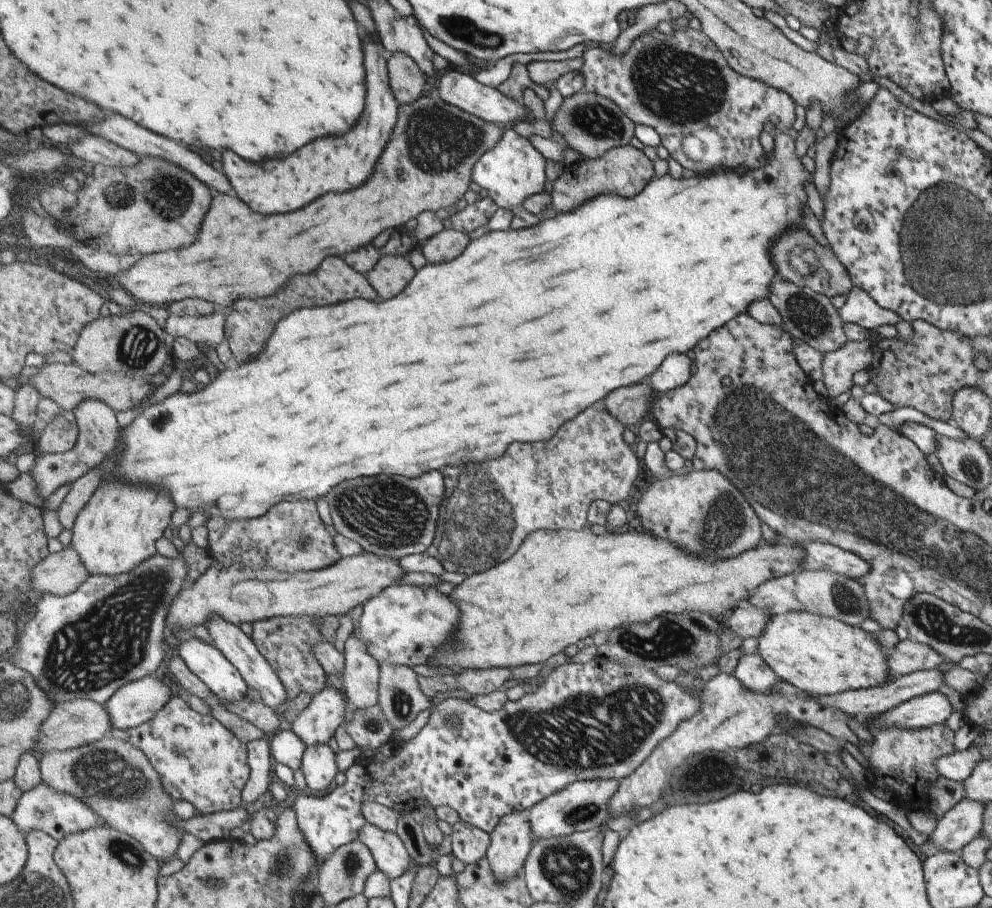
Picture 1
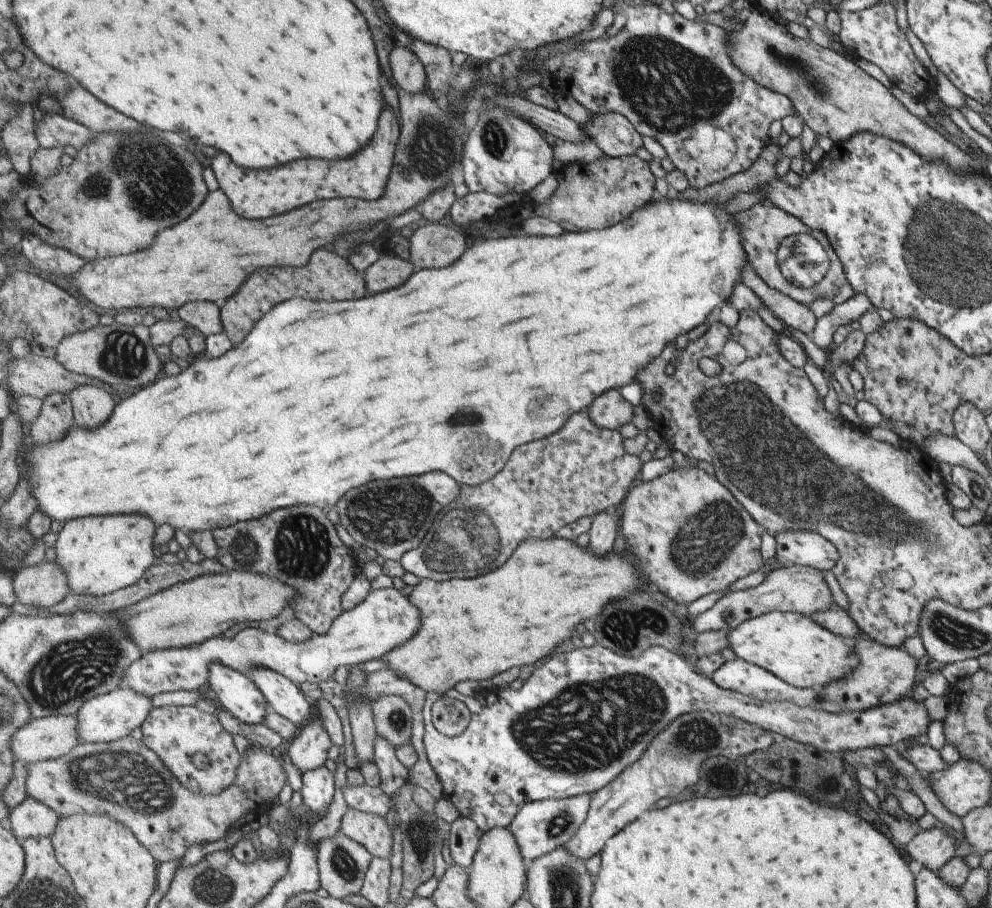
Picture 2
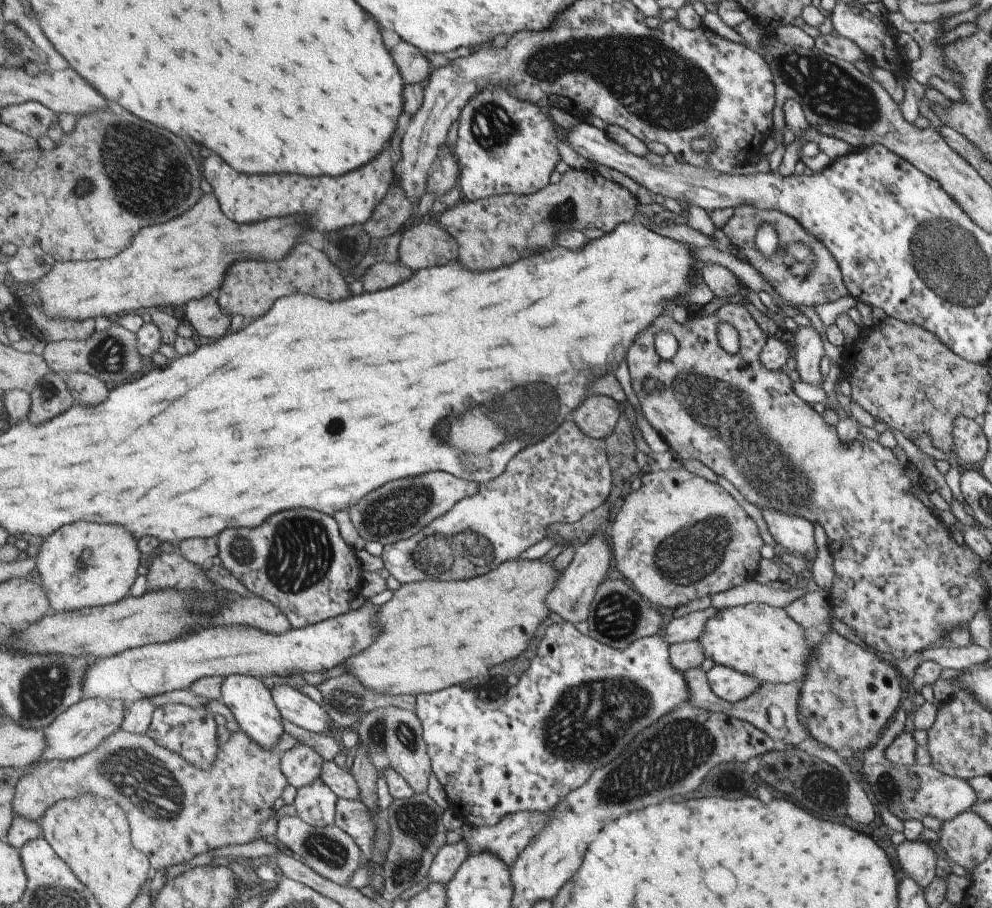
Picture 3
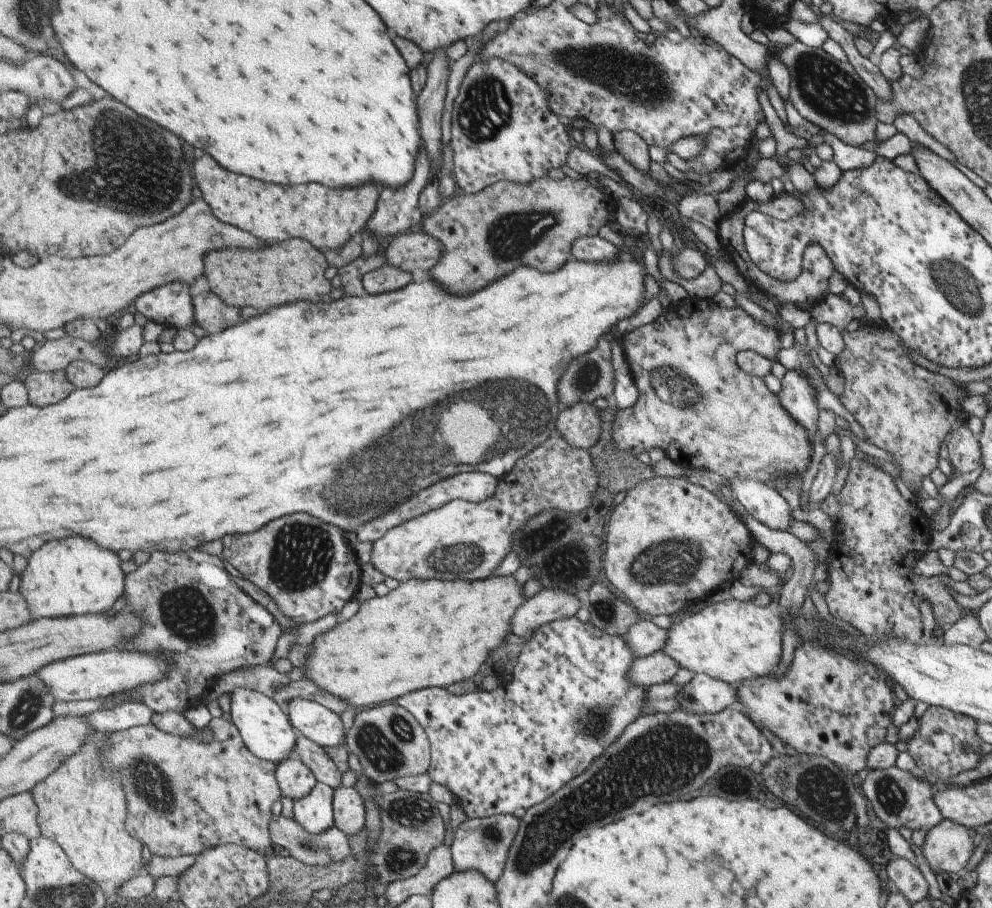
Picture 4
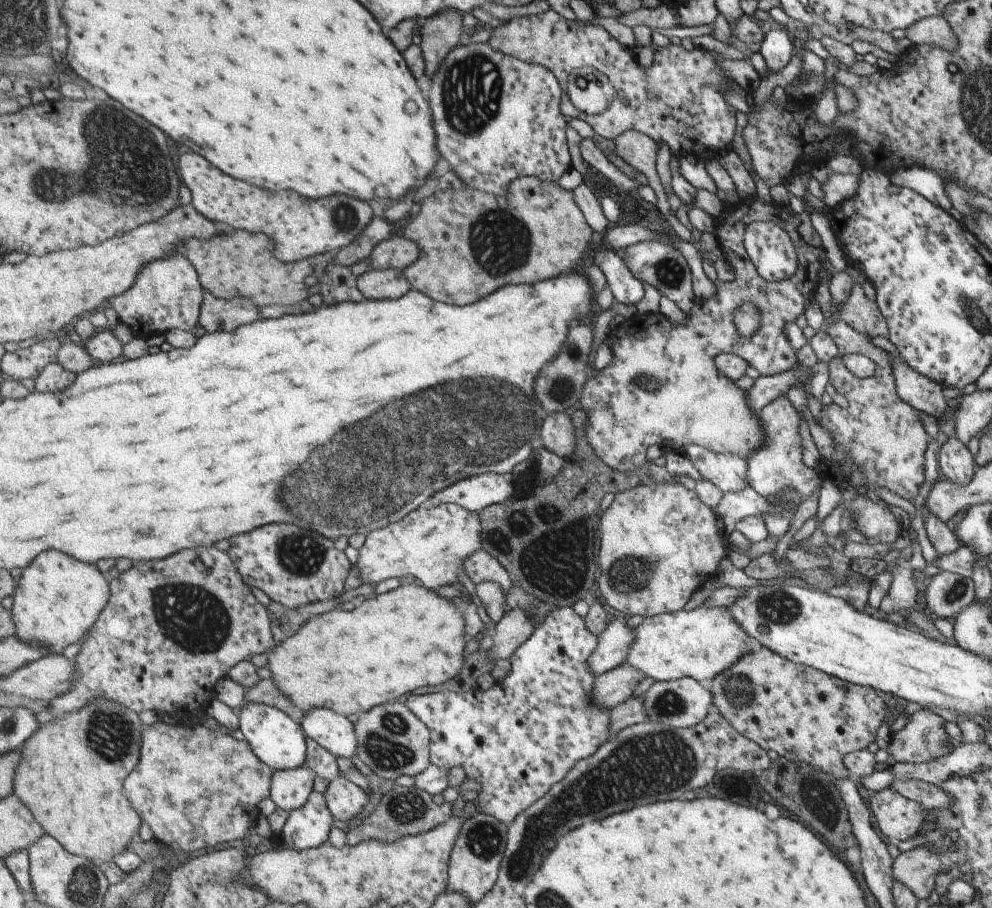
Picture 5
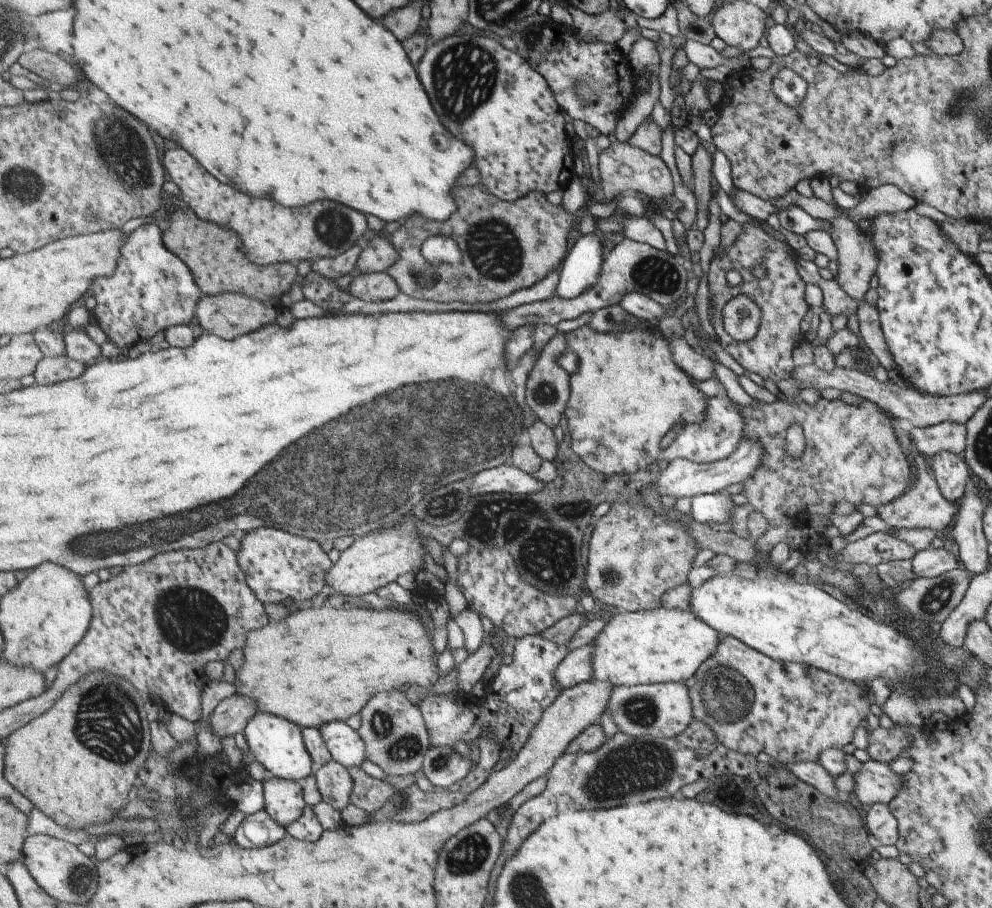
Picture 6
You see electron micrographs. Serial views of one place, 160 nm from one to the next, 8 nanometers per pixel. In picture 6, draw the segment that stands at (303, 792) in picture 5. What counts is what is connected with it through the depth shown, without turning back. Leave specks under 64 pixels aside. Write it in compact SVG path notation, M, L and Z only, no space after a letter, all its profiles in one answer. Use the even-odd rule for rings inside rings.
M275 776L264 781L266 811L286 828L299 820L308 808L301 785L300 781Z

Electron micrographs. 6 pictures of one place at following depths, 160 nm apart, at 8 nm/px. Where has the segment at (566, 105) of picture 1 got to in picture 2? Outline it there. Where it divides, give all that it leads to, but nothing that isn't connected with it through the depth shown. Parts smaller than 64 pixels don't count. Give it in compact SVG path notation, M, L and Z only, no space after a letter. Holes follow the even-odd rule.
M619 112L595 116L584 125L585 132L608 157L621 158L635 154L642 147L641 137L629 120Z

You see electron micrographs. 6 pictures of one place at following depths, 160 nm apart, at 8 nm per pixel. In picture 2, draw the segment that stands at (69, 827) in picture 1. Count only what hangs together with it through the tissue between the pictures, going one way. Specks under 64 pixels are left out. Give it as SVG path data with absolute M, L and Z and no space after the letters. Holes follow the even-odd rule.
M28 798L10 814L7 822L15 836L24 842L29 838L53 837L62 816L53 808Z

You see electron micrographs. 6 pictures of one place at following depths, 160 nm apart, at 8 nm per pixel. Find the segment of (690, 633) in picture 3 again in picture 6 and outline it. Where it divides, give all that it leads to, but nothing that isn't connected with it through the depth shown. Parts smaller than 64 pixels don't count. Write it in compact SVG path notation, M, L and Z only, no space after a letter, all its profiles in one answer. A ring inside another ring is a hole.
M587 643L569 653L556 670L558 683L565 689L591 681L594 678L596 644Z

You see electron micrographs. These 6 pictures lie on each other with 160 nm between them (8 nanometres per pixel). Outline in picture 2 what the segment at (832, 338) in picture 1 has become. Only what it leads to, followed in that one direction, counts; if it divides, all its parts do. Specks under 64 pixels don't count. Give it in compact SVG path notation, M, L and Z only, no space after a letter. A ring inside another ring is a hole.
M747 264L741 268L739 278L741 278L740 282L747 286L781 323L783 322L786 326L791 326L807 336L811 335L817 319L811 314L807 305L785 296L785 293L769 288L767 284L763 284L763 280L757 278L755 272L748 268Z

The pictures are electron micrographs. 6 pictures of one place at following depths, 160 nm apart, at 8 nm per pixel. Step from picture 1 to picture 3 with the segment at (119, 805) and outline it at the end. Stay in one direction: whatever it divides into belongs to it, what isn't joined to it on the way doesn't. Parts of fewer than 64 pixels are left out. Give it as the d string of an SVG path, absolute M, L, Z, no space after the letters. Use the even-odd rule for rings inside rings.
M241 729L237 730L237 732L229 732L229 738L224 743L220 744L218 754L215 766L213 766L211 770L203 770L203 768L193 766L185 756L181 756L181 754L177 754L177 752L173 752L173 750L161 746L161 744L157 744L148 733L136 734L121 730L109 736L101 746L95 748L92 752L75 760L51 760L51 762L37 764L35 770L31 770L31 772L26 774L24 778L21 778L21 781L17 784L15 798L13 798L13 812L15 812L15 818L17 818L17 816L23 816L23 818L27 818L27 820L40 822L53 804L57 804L57 802L61 802L61 800L77 798L77 796L81 796L81 794L85 792L93 792L97 794L97 796L103 796L104 798L113 798L113 800L125 810L125 813L128 814L133 845L135 845L140 852L143 852L145 856L149 856L153 872L157 872L169 866L189 862L189 860L193 860L195 856L205 854L205 852L209 852L209 850L217 850L217 848L221 848L221 846L242 845L253 842L257 840L263 822L267 822L267 820L275 814L275 802L277 802L277 798L284 796L285 788L289 786L287 776L285 776L283 770L281 770L283 755L276 750L265 750L261 744L253 742Z

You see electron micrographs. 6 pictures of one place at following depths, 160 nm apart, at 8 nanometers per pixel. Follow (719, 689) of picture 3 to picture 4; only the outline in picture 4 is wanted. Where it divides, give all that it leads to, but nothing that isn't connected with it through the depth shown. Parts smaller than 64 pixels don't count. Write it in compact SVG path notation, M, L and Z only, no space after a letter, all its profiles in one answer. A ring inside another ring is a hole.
M696 674L682 685L681 692L676 697L685 712L716 713L727 707L736 705L737 686L706 674Z

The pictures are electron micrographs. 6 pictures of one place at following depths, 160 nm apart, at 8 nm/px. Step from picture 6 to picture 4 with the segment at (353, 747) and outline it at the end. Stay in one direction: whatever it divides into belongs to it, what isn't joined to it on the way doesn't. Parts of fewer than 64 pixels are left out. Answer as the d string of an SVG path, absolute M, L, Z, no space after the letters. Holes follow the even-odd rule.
M304 698L291 699L285 708L297 732L303 733L323 748L334 747L341 743L347 745L347 732L345 733L345 728L343 728L343 720L336 712L329 710L320 702Z

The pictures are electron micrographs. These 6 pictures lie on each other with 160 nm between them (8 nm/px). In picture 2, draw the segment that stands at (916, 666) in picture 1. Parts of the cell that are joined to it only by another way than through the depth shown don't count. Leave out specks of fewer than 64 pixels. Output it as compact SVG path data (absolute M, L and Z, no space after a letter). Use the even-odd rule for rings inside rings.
M869 639L855 640L853 652L859 664L843 678L831 680L819 688L819 710L829 714L863 712L875 706L891 704L910 694L917 682L916 659L907 655L904 648L887 648Z

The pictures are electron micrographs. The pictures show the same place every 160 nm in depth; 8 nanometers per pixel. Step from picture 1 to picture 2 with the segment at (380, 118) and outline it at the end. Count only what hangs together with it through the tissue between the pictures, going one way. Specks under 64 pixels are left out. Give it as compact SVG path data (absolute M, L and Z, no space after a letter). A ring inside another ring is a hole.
M385 108L376 136L351 158L345 160L297 160L293 164L269 170L251 170L237 166L227 154L219 154L212 160L211 169L221 188L233 200L233 208L245 218L269 218L291 212L315 200L337 198L337 196L357 196L365 200L377 200L383 196L389 174L395 166L399 140L399 118L391 108Z

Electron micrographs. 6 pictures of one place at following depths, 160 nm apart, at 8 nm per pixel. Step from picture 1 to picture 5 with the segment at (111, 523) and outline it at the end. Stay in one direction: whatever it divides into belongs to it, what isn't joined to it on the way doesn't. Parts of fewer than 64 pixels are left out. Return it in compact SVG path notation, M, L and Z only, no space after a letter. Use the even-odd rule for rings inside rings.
M49 550L40 554L25 570L17 581L12 611L16 620L16 634L24 641L37 641L50 652L63 654L69 644L75 644L87 630L90 630L112 598L111 579L101 572L95 563L88 563L59 550Z

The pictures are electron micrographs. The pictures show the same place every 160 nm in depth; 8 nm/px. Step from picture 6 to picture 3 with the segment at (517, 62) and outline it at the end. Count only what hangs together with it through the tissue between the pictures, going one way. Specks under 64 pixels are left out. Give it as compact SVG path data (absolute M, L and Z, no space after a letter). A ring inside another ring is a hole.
M489 86L471 98L458 123L454 156L461 172L459 186L464 199L471 202L505 194L533 195L550 184L551 174L557 168L557 162L561 162L557 148L559 128L555 128L555 122L539 110L539 105L529 100L519 100L501 86Z

